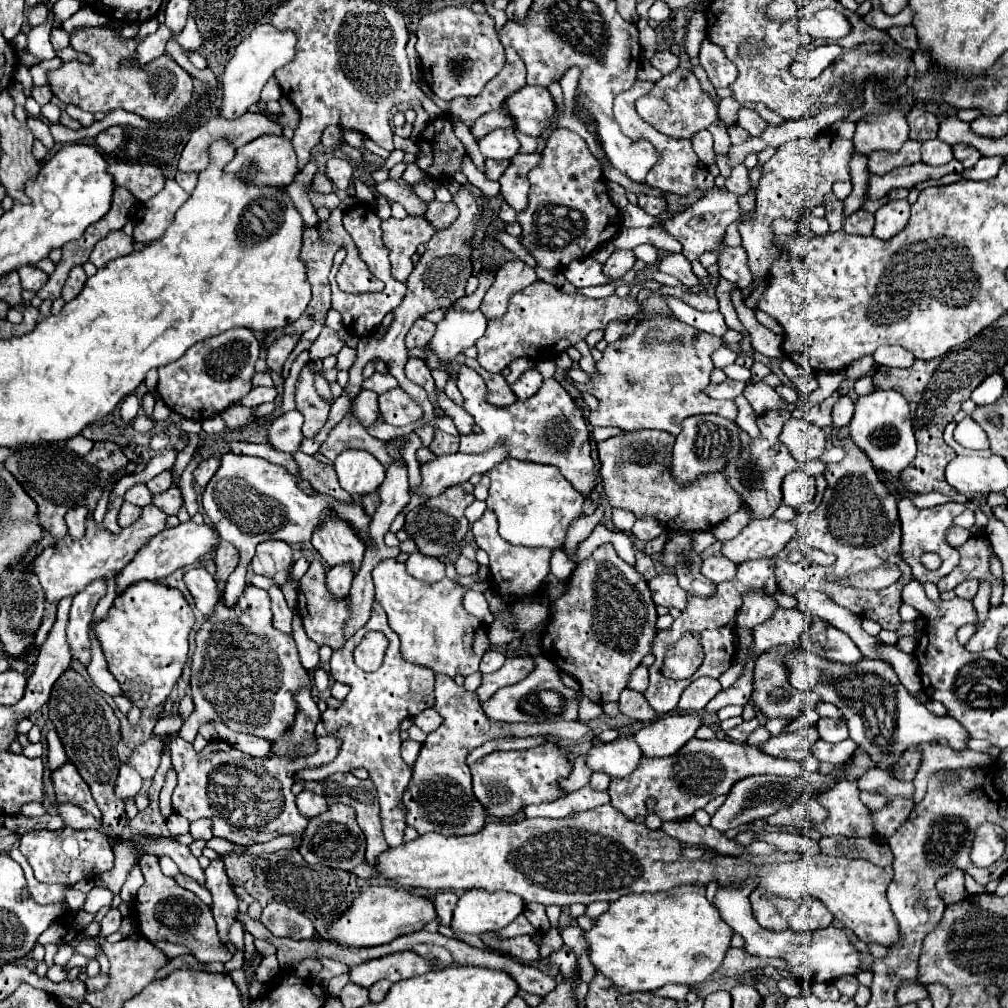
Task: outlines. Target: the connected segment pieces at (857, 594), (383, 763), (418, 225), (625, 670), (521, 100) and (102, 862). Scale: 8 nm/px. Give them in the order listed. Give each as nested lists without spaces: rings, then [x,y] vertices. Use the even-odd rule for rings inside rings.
[[[901,578],[897,584],[885,588],[885,590],[857,590],[853,586],[841,586],[829,592],[829,596],[843,608],[851,610],[857,616],[873,618],[881,624],[885,630],[897,630],[901,626],[899,606],[901,590],[905,584],[909,584],[913,578]]]
[[[377,602],[373,604],[369,622],[353,638],[349,638],[341,650],[337,650],[337,652],[333,650],[329,664],[331,664],[331,676],[337,682],[345,682],[351,690],[339,708],[327,708],[321,714],[321,722],[317,724],[315,734],[319,734],[319,736],[335,734],[341,738],[343,744],[341,744],[337,758],[331,764],[323,766],[323,768],[315,768],[315,770],[301,770],[297,776],[301,780],[309,782],[309,780],[323,780],[335,772],[367,768],[369,778],[375,782],[379,804],[381,804],[379,818],[381,818],[383,836],[389,846],[399,846],[403,842],[403,830],[407,826],[405,824],[405,806],[401,804],[401,798],[413,776],[411,774],[413,768],[407,766],[401,758],[399,724],[405,718],[417,716],[425,708],[433,708],[435,674],[429,668],[421,668],[421,666],[415,666],[415,664],[409,664],[407,660],[403,660],[403,656],[399,652],[397,634],[389,628],[387,614],[385,614],[385,610],[381,610],[381,606]],[[371,630],[383,632],[389,640],[389,646],[387,646],[381,668],[375,672],[363,672],[353,662],[353,650],[361,642],[361,638]]]
[[[407,216],[403,220],[389,218],[383,222],[383,240],[391,250],[391,266],[393,278],[399,282],[407,282],[407,276],[413,270],[411,256],[417,252],[419,244],[427,244],[435,234],[435,228],[425,218]]]
[[[607,542],[577,564],[567,594],[553,602],[551,622],[541,636],[541,654],[561,672],[575,676],[583,694],[595,704],[605,704],[619,698],[629,674],[651,652],[655,620],[657,612],[647,582]]]
[[[523,86],[509,96],[505,108],[513,116],[517,130],[529,136],[541,136],[557,114],[557,104],[545,86]]]
[[[59,828],[59,830],[35,830],[21,836],[19,842],[21,854],[31,864],[35,878],[47,884],[65,884],[73,886],[79,880],[95,878],[105,870],[113,868],[113,848],[107,836],[95,828],[91,830],[75,830],[75,828]]]

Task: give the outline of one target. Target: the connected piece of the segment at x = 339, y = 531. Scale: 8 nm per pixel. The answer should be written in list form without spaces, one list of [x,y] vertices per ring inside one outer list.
[[[327,516],[323,526],[313,534],[311,544],[327,568],[337,564],[351,564],[353,574],[361,568],[365,546],[359,536],[335,516]]]

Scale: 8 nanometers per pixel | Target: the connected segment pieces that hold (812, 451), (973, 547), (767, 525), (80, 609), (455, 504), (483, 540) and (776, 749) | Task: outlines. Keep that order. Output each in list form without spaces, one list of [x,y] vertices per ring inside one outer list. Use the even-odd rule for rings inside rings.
[[[791,418],[781,432],[781,442],[789,448],[797,462],[817,460],[825,452],[825,432],[807,418]]]
[[[975,534],[963,546],[959,546],[957,550],[961,554],[961,562],[951,574],[947,574],[945,578],[941,578],[941,582],[937,582],[939,592],[955,590],[955,586],[959,582],[969,580],[969,578],[987,580],[991,584],[991,606],[999,606],[1001,594],[1003,594],[1003,582],[997,580],[989,572],[989,562],[991,562],[991,556],[993,556],[989,536]]]
[[[773,516],[767,520],[751,520],[733,540],[727,540],[721,550],[735,564],[755,558],[773,558],[787,546],[793,534],[795,528],[791,522]]]
[[[93,582],[73,596],[67,622],[67,644],[71,648],[73,658],[79,660],[83,666],[89,666],[91,662],[89,624],[93,620],[93,610],[103,596],[105,596],[105,582]]]
[[[471,482],[451,486],[449,490],[445,490],[437,498],[431,498],[429,502],[411,510],[405,518],[405,532],[409,534],[409,538],[415,540],[419,552],[423,552],[427,556],[437,556],[437,558],[455,556],[455,552],[459,552],[459,548],[461,548],[459,546],[461,540],[465,538],[465,534],[469,530],[469,522],[463,512],[473,500],[475,500],[475,496],[473,496]]]
[[[485,510],[485,514],[477,522],[471,524],[471,532],[475,536],[477,546],[481,550],[485,550],[491,558],[489,570],[493,576],[493,590],[495,590],[495,594],[499,594],[501,602],[506,606],[501,614],[501,622],[507,630],[513,630],[513,617],[510,613],[513,602],[527,602],[541,592],[543,580],[550,572],[553,550],[549,550],[549,548],[521,548],[521,546],[513,546],[513,544],[505,542],[497,532],[497,516],[491,510]]]
[[[805,726],[805,728],[801,728],[797,732],[791,732],[791,734],[773,736],[765,744],[761,744],[759,748],[763,752],[767,752],[769,756],[775,756],[775,758],[803,760],[811,752],[811,748],[817,740],[819,740],[817,728],[815,726]]]

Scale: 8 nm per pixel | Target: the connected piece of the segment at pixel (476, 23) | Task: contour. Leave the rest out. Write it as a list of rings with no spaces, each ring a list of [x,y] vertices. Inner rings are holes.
[[[465,6],[443,8],[425,14],[417,28],[415,48],[421,58],[421,68],[427,84],[441,100],[477,96],[505,64],[505,50],[497,38],[493,18],[487,12],[475,14]]]

